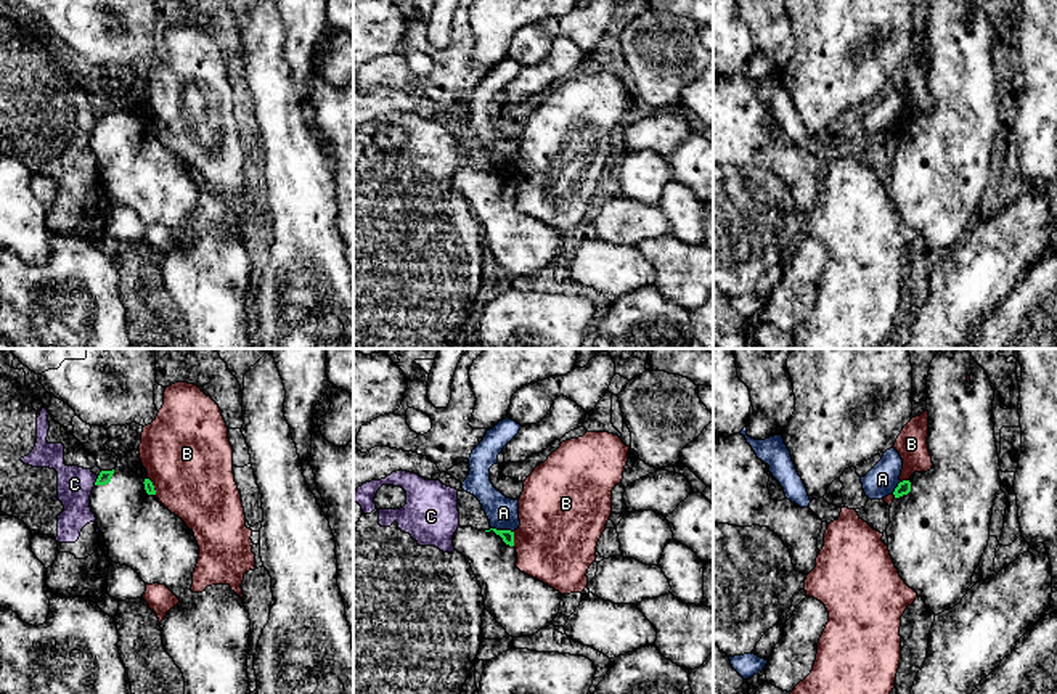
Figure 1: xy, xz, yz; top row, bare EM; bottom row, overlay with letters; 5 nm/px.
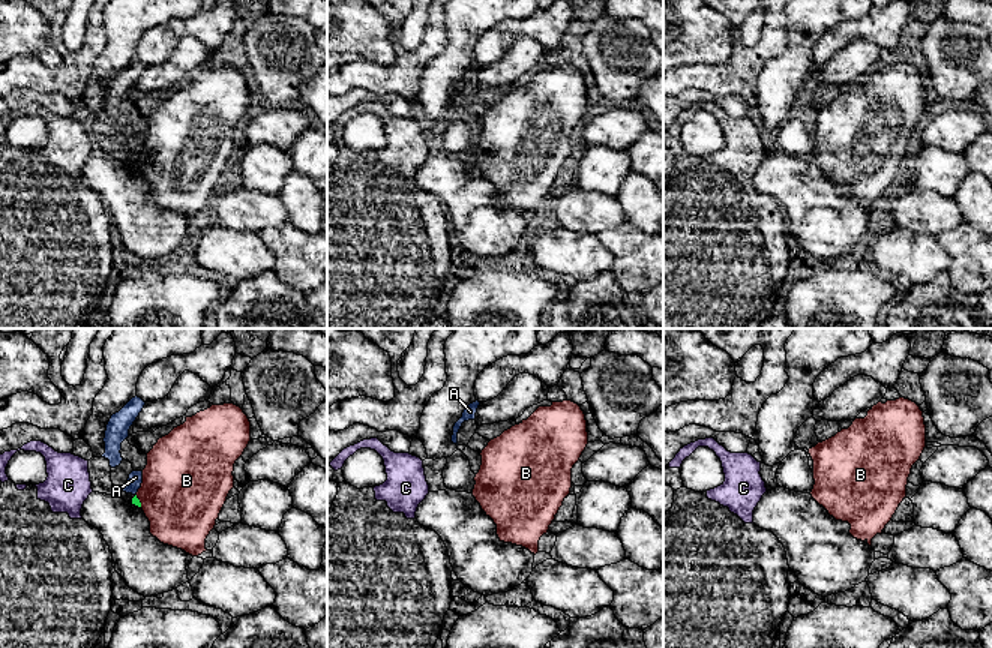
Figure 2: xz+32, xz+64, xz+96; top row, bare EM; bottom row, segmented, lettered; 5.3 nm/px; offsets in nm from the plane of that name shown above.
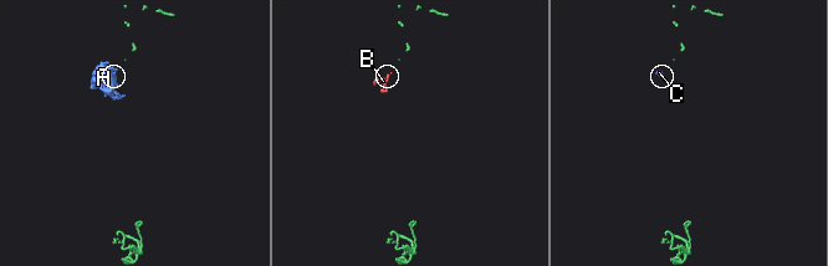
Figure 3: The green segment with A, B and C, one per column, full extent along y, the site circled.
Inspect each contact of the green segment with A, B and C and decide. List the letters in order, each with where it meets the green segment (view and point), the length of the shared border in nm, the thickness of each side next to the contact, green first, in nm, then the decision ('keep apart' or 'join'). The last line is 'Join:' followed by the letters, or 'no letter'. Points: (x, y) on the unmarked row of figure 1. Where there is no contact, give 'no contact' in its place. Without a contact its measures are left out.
A: xz (503, 171) | 110 nm | 60/160 nm | keep apart
B: xz (513, 179) | 70 nm | 60/400 nm | keep apart
C: xy (97, 121) | 50 nm | 60/180 nm | keep apart
Join: no letter

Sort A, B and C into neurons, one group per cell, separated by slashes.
A / B / C

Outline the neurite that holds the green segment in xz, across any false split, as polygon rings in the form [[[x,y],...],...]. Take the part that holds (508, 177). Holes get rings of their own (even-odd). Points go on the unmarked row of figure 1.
[[[458,167],[453,186],[471,204],[485,249],[509,276],[532,276],[553,265],[564,235],[516,207],[514,172]]]

